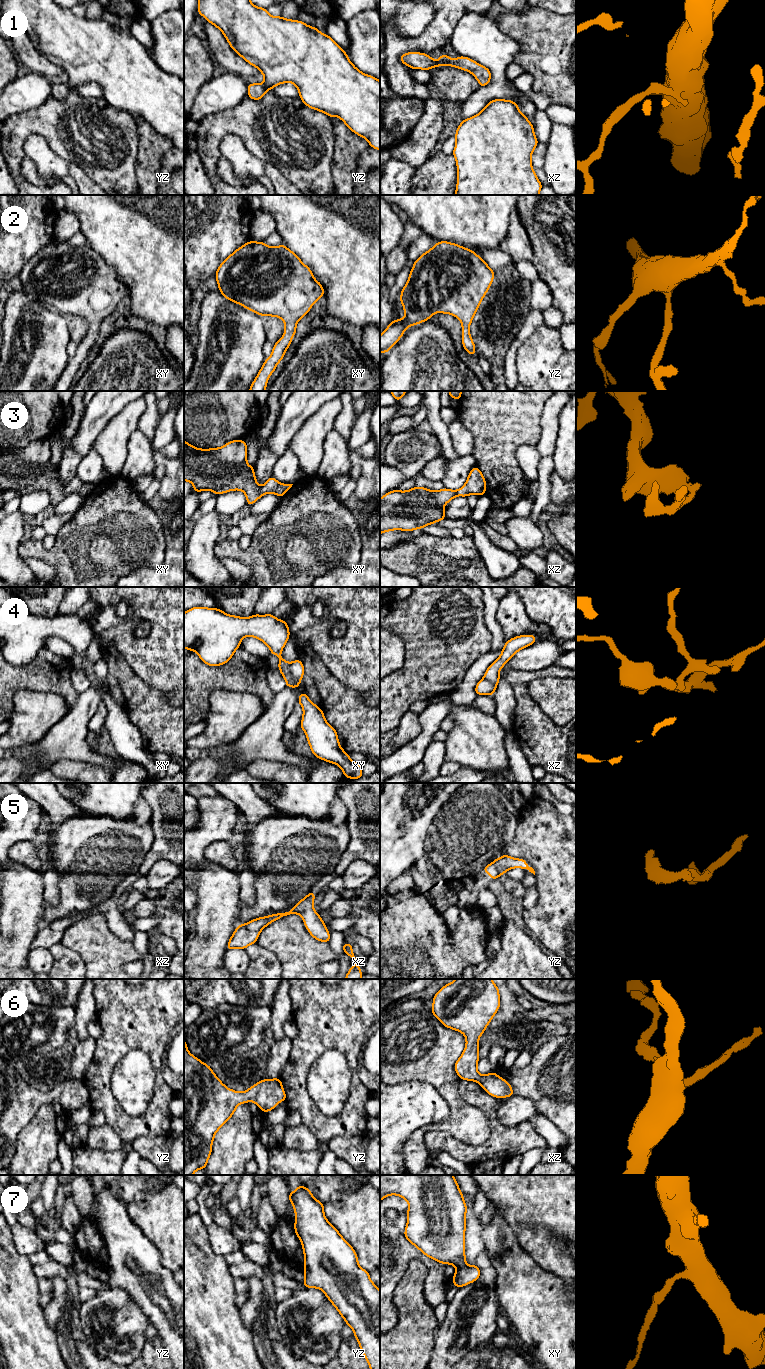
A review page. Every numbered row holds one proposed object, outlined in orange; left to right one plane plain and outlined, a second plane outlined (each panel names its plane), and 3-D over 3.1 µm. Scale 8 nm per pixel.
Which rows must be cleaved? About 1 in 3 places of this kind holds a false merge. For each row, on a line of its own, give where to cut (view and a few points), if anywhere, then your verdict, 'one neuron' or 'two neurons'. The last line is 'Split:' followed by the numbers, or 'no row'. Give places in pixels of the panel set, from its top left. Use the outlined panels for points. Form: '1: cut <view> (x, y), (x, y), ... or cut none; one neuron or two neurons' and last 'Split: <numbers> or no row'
1: cut none; one neuron
2: cut none; one neuron
3: cut none; one neuron
4: cut xy (289, 663), (290, 673), (300, 680); two neurons
5: cut none; one neuron
6: cut none; one neuron
7: cut none; one neuron
Split: 4

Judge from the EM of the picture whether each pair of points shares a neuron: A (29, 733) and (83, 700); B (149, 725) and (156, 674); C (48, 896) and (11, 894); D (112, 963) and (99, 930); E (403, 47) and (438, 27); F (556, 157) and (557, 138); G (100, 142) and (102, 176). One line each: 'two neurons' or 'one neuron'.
A: two neurons
B: two neurons
C: two neurons
D: one neuron
E: one neuron
F: one neuron
G: one neuron

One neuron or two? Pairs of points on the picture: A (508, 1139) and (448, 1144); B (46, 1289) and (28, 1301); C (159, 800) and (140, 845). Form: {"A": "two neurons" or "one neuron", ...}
{"A": "one neuron", "B": "two neurons", "C": "two neurons"}

